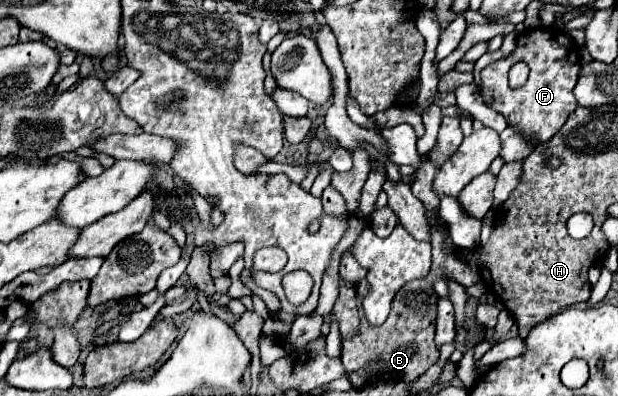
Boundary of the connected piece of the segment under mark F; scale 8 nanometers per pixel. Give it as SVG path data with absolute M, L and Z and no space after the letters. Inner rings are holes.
M556 27L524 31L518 37L516 49L508 59L496 61L480 71L480 95L484 103L504 115L508 125L522 133L532 145L550 141L566 123L568 115L578 107L572 89L578 83L580 57L576 55L576 47L570 45L570 39ZM518 61L524 61L530 67L530 75L524 87L512 89L508 85L508 71Z

